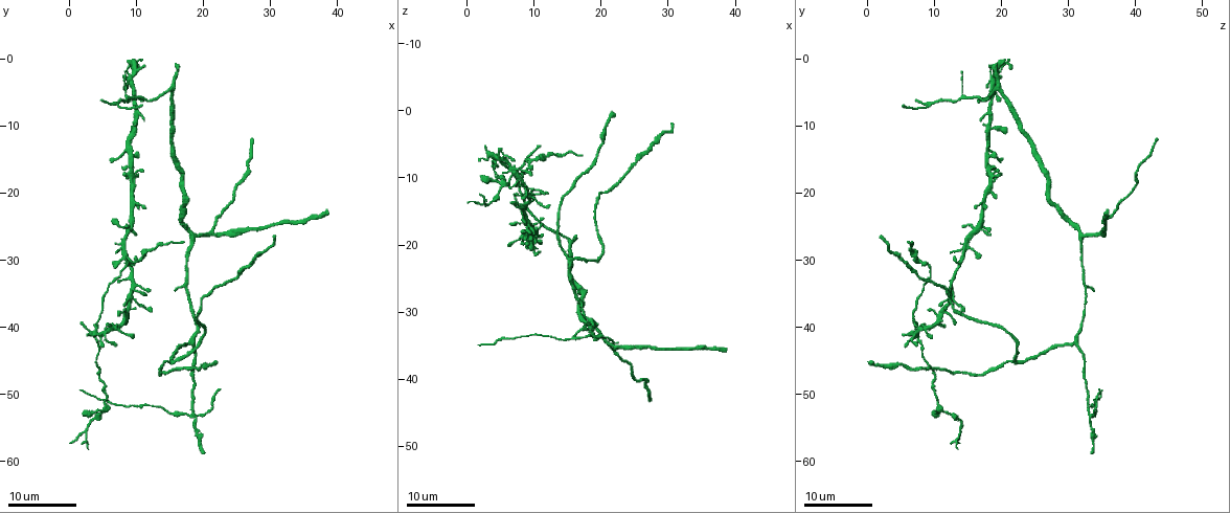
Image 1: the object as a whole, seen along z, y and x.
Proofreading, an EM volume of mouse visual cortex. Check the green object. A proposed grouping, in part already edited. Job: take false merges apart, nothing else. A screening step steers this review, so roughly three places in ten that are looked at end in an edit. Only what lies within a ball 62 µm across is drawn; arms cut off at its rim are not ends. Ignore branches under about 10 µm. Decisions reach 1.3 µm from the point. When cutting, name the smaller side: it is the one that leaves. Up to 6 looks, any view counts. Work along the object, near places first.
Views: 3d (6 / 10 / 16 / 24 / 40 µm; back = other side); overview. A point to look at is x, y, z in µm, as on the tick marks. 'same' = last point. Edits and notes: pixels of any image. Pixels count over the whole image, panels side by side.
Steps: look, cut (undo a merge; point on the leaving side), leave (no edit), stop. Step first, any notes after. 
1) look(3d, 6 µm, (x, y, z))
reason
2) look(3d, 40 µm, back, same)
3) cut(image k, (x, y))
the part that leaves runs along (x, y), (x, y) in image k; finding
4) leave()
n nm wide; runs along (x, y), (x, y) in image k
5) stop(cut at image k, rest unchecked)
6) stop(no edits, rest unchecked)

look(3d, 24 µm, (15.5, 5.0, 19.5))
small branch off a trunk

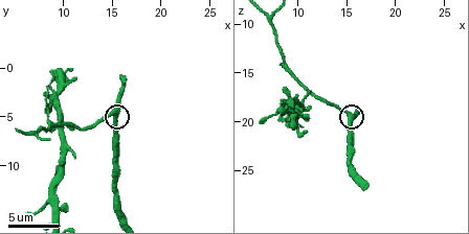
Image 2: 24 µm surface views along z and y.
look(3d, 6 µm, (15.4, 4.8, 19.8))

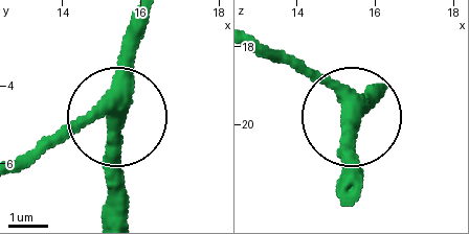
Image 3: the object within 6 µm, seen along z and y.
look(3d, 6 µm, back, (15.35, 4.80, 19.70))
other side

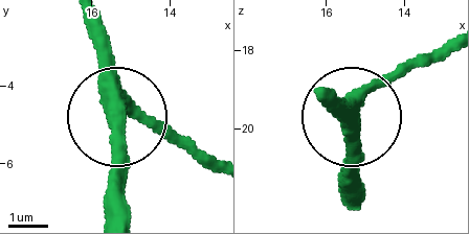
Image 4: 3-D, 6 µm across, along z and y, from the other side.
leave()
380 nm wide; runs along (116, 214), (119, 117), (156, 117), (183, 141) in image 4; continuous, no second neuron

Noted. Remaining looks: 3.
look(3d, 10 µm, (9.6, 6.0, 15.6))
side arm on a straight run

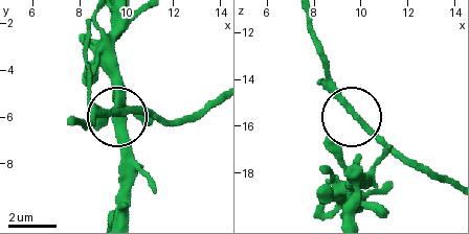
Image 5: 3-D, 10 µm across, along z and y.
look(3d, 6 µm, (9.8, 5.8, 15.6))
closer look

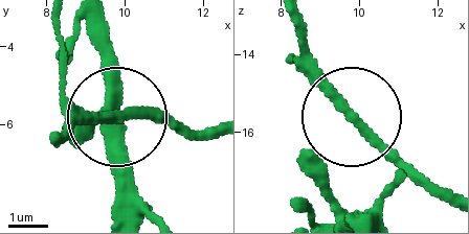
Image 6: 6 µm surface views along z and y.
leave()
runs along (214, 129), (184, 135), (134, 115), (67, 121) in image 6; all the same neuron

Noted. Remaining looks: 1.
stop(no edits, rest unchecked)

